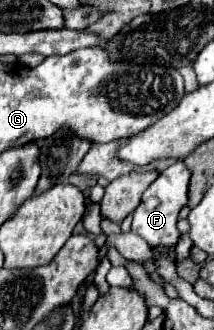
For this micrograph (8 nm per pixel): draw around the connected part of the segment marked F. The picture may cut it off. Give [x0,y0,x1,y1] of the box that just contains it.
[131,161,189,247]

